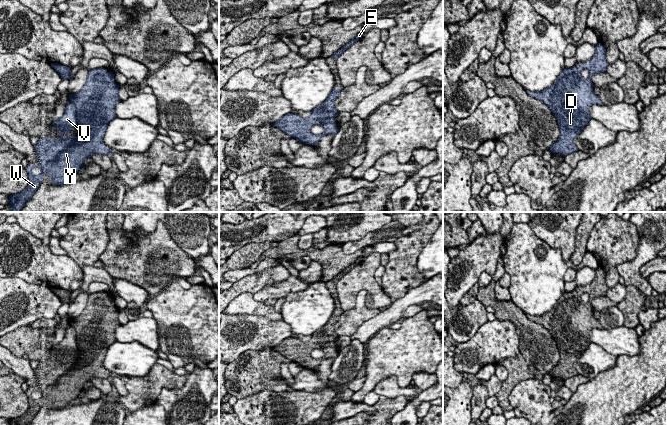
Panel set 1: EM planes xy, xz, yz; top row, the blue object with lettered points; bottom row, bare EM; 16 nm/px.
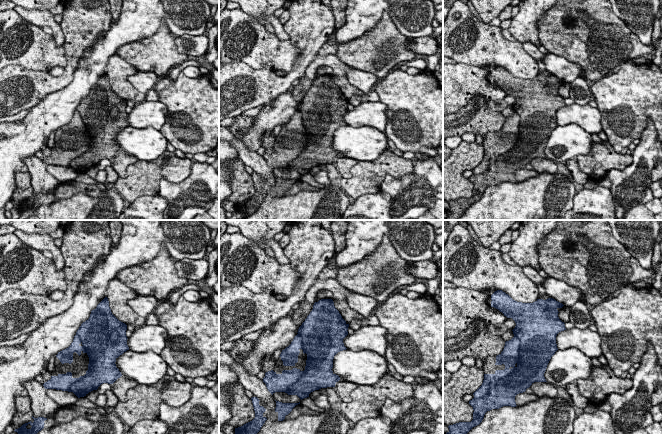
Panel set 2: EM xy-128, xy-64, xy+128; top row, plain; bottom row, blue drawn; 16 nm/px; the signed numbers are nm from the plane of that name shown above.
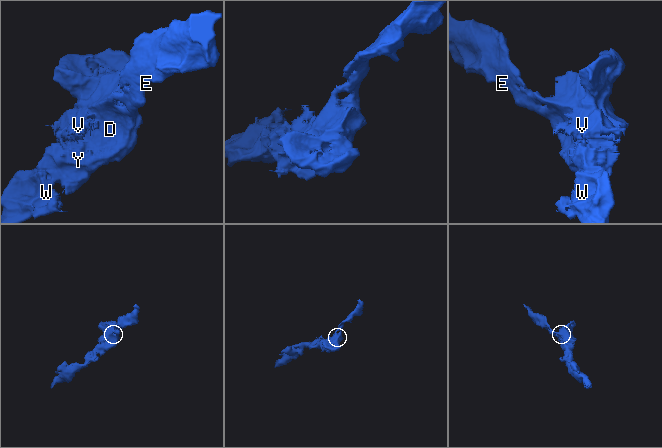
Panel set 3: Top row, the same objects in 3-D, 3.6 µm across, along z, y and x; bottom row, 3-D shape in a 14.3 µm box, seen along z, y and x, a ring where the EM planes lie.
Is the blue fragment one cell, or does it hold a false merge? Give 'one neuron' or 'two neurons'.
one neuron

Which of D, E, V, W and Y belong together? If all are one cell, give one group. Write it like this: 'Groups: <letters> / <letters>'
Groups: D E V W Y

